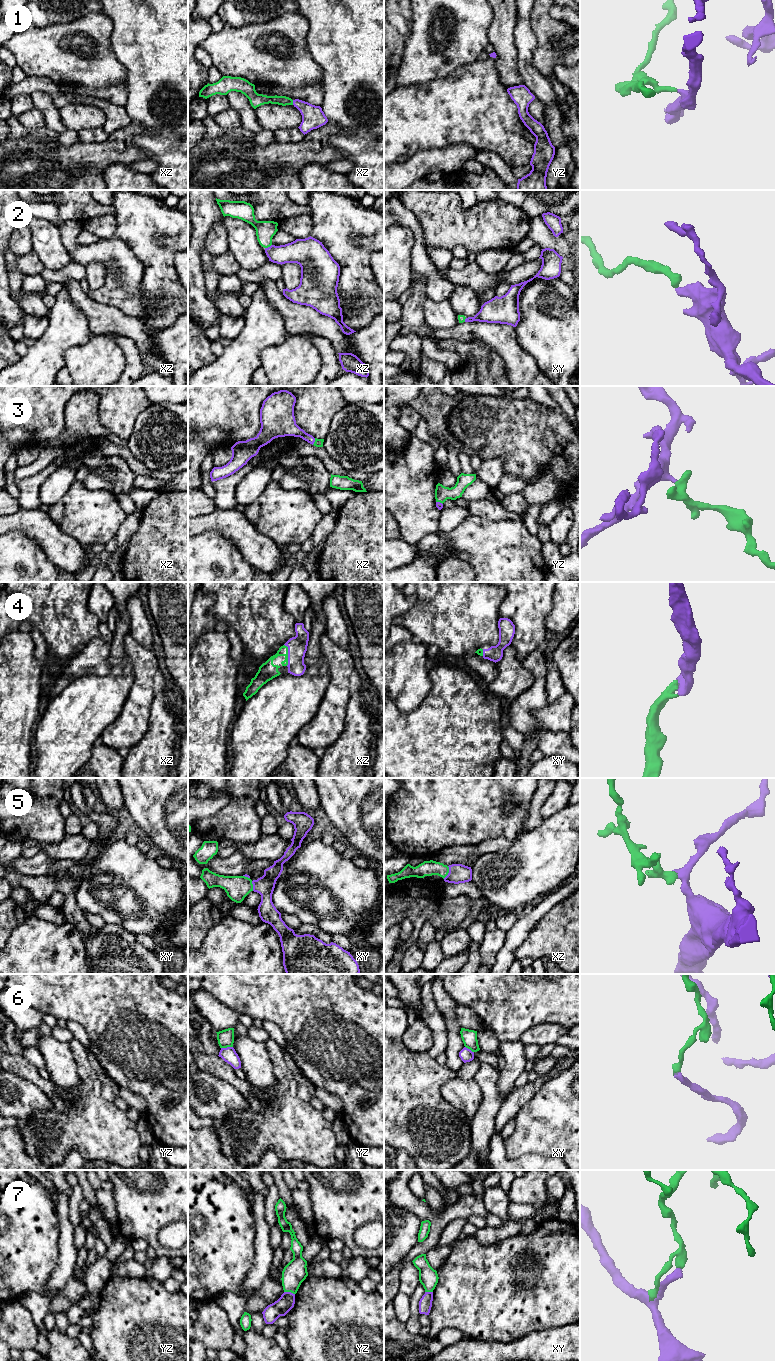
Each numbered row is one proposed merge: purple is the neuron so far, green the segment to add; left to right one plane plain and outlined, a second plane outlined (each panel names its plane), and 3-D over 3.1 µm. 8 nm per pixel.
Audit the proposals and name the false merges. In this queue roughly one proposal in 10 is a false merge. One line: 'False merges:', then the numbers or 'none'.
False merges: 6

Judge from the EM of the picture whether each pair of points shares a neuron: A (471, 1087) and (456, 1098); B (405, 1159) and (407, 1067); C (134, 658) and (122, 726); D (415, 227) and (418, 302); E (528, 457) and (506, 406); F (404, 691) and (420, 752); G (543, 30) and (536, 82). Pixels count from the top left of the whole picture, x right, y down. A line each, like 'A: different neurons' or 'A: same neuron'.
A: same neuron
B: different neurons
C: same neuron
D: different neurons
E: same neuron
F: different neurons
G: different neurons

